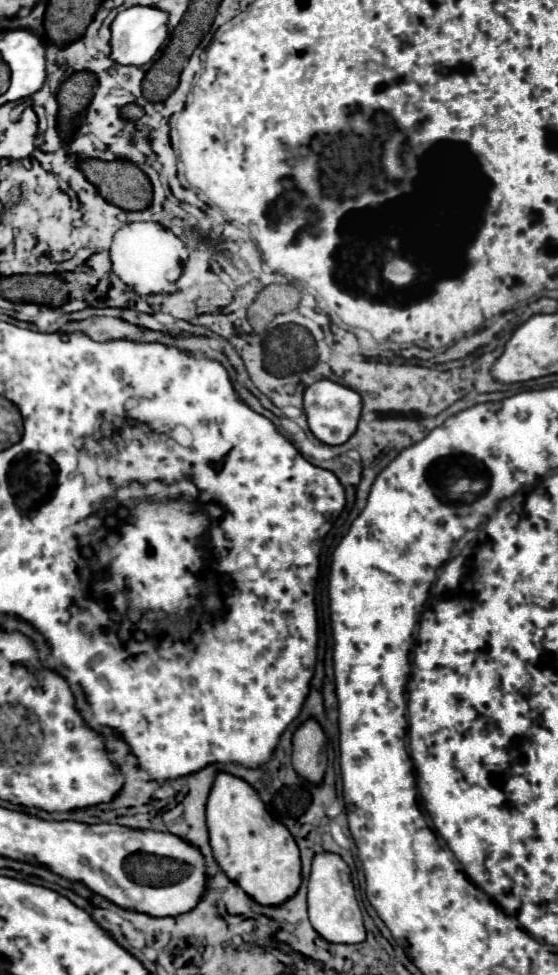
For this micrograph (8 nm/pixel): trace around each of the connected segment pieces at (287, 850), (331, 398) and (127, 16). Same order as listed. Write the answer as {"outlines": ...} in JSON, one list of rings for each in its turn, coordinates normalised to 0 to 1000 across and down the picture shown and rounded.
{"outlines":[[[[403,792],[389,794],[371,823],[371,849],[375,866],[392,890],[461,927],[504,929],[532,917],[539,909],[536,870],[514,849],[486,841],[446,804],[435,804],[435,800]]],[[[568,390],[554,398],[547,398],[547,404],[543,404],[543,421],[554,431],[554,439],[579,455],[590,455],[590,457],[615,455],[625,451],[625,447],[640,441],[647,416],[651,416],[651,410],[643,402],[593,390]]],[[[238,6],[210,14],[199,25],[199,62],[217,68],[256,68],[274,62],[274,57],[299,43],[299,14],[281,8]]]]}

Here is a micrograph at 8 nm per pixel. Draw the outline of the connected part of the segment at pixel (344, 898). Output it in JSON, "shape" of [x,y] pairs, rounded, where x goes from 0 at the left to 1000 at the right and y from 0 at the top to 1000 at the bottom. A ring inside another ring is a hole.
{"shape":[[[572,874],[561,880],[561,892],[554,901],[554,944],[561,952],[586,966],[597,968],[643,968],[654,964],[651,939],[636,921],[636,911],[629,905],[625,888],[604,876]]]}

